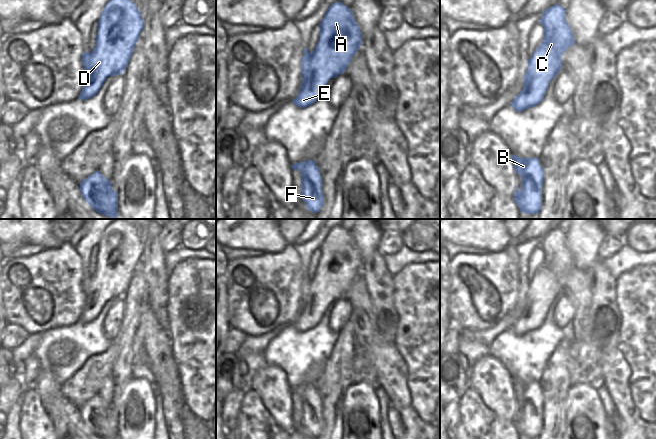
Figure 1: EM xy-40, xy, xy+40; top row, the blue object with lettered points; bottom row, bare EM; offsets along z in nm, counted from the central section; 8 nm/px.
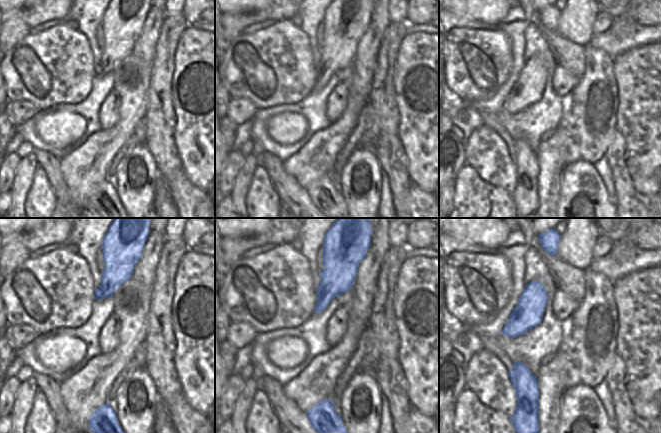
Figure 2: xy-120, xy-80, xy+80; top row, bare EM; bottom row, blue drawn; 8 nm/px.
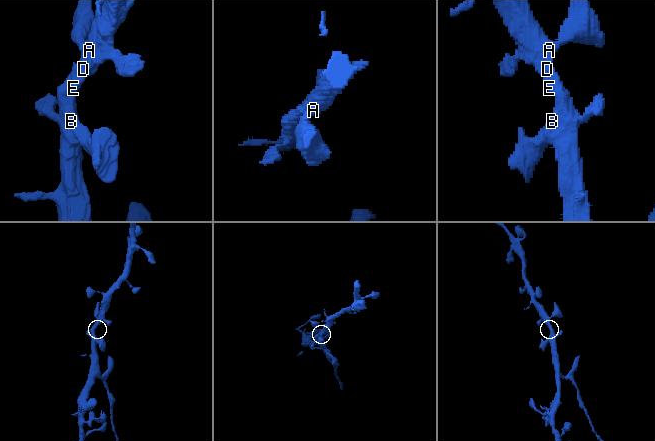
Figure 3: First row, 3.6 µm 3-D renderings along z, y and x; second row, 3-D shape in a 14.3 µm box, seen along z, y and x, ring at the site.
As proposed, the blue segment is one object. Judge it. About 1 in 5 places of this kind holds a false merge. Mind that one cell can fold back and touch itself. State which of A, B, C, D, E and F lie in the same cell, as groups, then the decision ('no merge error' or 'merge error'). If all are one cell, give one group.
A B C D E F | no merge error

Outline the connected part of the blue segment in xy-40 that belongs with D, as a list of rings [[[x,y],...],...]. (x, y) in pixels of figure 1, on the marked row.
[[[110,0],[106,4],[98,21],[96,45],[91,53],[84,52],[82,54],[86,79],[78,97],[79,99],[87,100],[95,96],[109,76],[124,72],[143,27],[142,15],[131,0]]]

